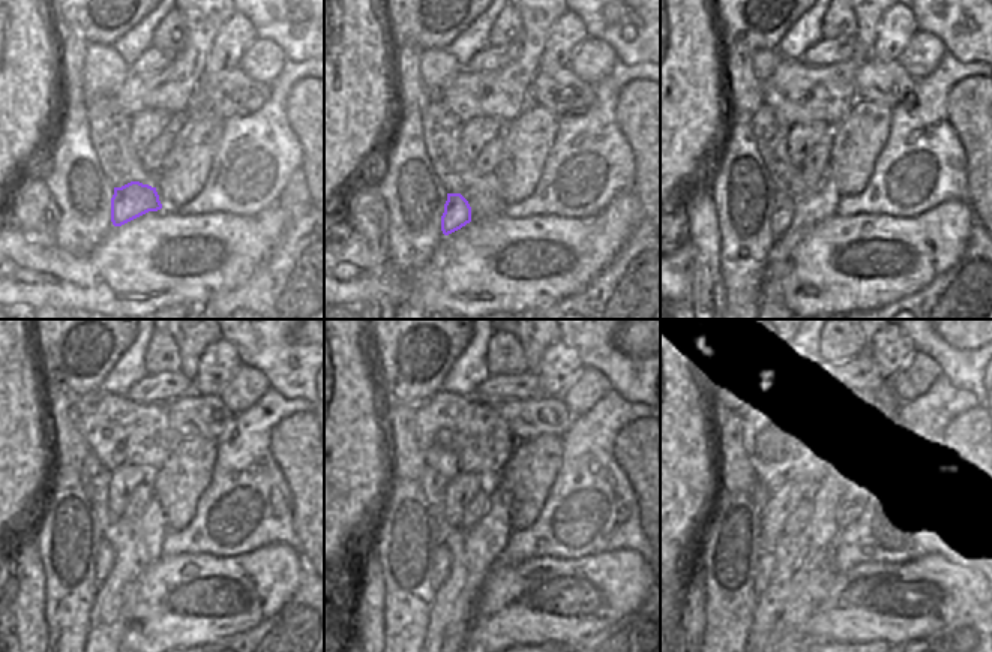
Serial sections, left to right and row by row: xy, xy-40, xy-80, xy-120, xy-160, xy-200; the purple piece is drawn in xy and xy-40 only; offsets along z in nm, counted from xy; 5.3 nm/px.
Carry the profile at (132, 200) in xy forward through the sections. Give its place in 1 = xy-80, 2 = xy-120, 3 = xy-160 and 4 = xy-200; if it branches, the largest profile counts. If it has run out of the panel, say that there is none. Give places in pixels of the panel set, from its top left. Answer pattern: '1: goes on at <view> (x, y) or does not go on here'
1: goes on at xy-80 (782, 216)
2: goes on at xy-120 (105, 556)
3: goes on at xy-160 (440, 559)
4: goes on at xy-200 (766, 564)

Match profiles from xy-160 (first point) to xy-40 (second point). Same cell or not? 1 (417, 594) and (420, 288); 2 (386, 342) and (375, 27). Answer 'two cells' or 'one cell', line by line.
1: two cells
2: two cells

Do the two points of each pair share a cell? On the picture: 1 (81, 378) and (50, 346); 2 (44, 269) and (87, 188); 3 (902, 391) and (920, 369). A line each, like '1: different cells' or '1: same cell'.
1: same cell
2: different cells
3: same cell

